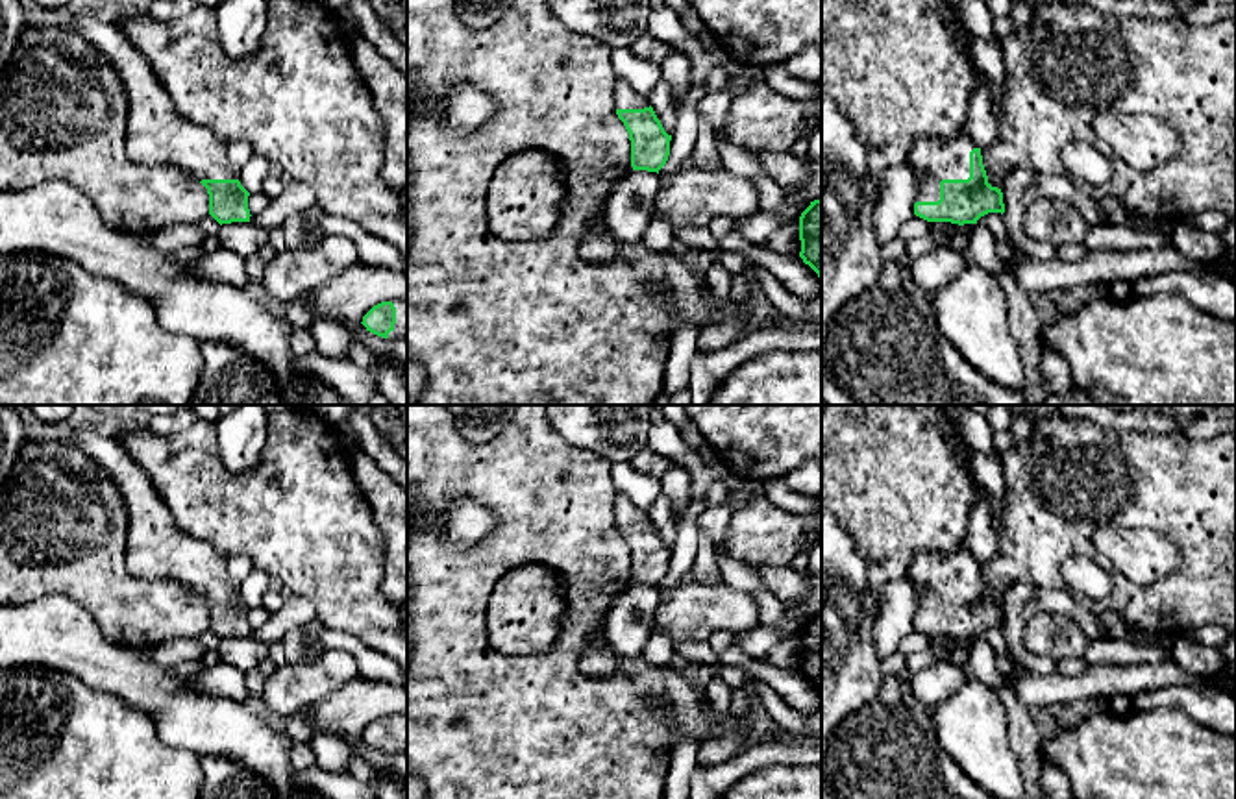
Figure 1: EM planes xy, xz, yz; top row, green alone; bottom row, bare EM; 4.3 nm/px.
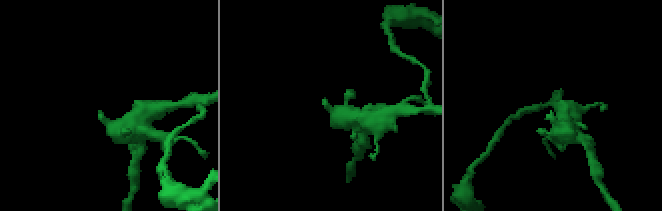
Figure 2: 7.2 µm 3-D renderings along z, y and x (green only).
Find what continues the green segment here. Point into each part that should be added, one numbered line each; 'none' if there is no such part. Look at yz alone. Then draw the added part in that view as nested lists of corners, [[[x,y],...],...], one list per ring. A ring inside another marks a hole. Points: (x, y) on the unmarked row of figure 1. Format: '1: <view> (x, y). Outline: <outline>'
1: yz (933, 576). Outline: [[[964,544],[946,555],[916,555],[907,573],[920,592],[916,616],[938,616],[942,594],[968,594],[973,562],[977,559]]]

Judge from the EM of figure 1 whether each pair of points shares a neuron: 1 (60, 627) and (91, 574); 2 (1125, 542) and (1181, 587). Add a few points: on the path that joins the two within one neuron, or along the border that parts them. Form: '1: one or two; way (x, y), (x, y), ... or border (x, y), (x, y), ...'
1: two; border (30, 602), (63, 594), (87, 611), (102, 635)
2: two; border (1183, 557), (1149, 585), (1122, 574)

